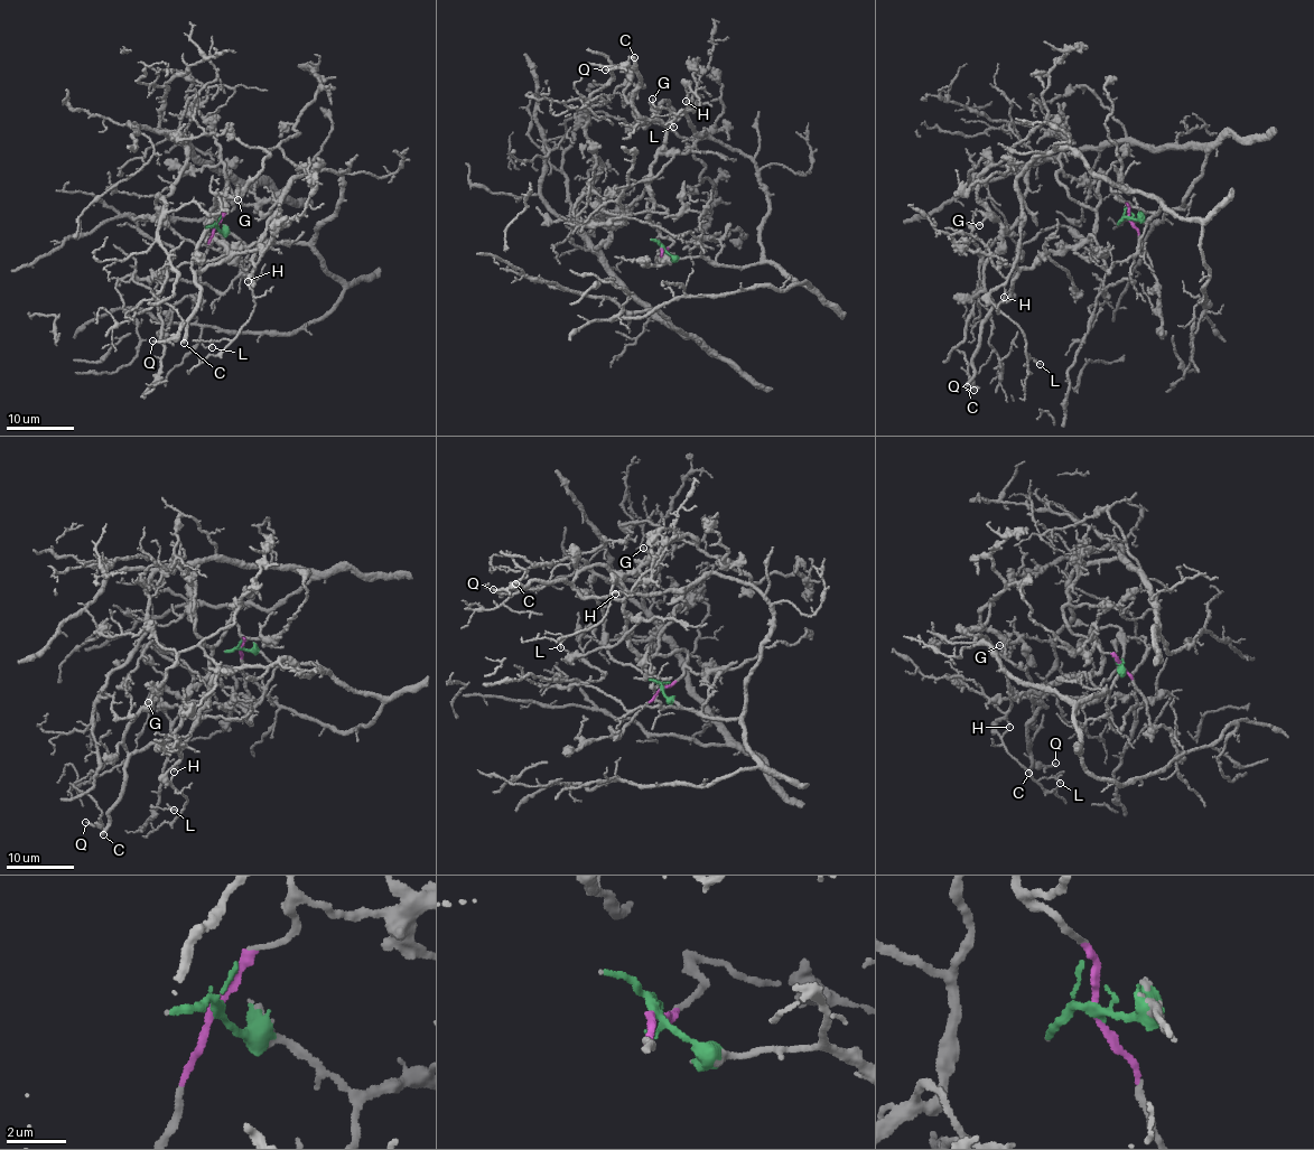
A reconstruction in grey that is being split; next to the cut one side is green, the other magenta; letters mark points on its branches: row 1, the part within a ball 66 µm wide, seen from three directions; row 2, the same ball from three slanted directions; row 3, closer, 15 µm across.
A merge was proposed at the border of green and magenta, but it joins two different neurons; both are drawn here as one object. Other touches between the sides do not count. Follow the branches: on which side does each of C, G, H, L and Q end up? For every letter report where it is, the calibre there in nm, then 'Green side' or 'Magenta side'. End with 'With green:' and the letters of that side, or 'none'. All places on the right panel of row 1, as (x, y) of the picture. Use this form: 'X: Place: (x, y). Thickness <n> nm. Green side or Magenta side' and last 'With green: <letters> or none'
C: Place: (967, 386). Thickness 240 nm. Magenta side
G: Place: (979, 225). Thickness 140 nm. Magenta side
H: Place: (1004, 297). Thickness 140 nm. Green side
L: Place: (1040, 364). Thickness 100 nm. Green side
Q: Place: (974, 390). Thickness 160 nm. Magenta side
With green: H, L

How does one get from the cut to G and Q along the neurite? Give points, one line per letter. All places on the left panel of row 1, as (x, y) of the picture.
G: (215, 227), (233, 207), (229, 183), (207, 239), (231, 254), (196, 272), (204, 230), (236, 198)
Q: (215, 227), (233, 207), (229, 183), (207, 239), (231, 254), (194, 274), (198, 309), (182, 328), (152, 340)

